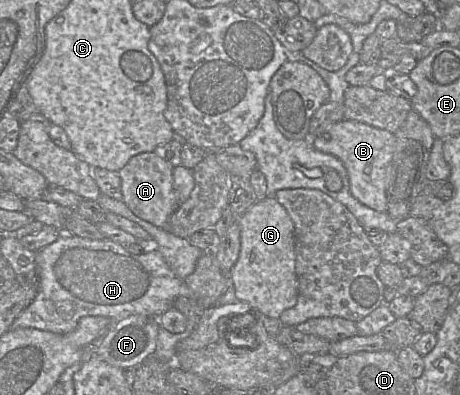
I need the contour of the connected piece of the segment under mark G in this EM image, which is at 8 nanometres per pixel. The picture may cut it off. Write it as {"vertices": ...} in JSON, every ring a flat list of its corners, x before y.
{"vertices":[[275,197,257,200,240,218,240,250,228,273,235,296,248,303,256,313,279,318,298,299,295,229,286,209]]}

